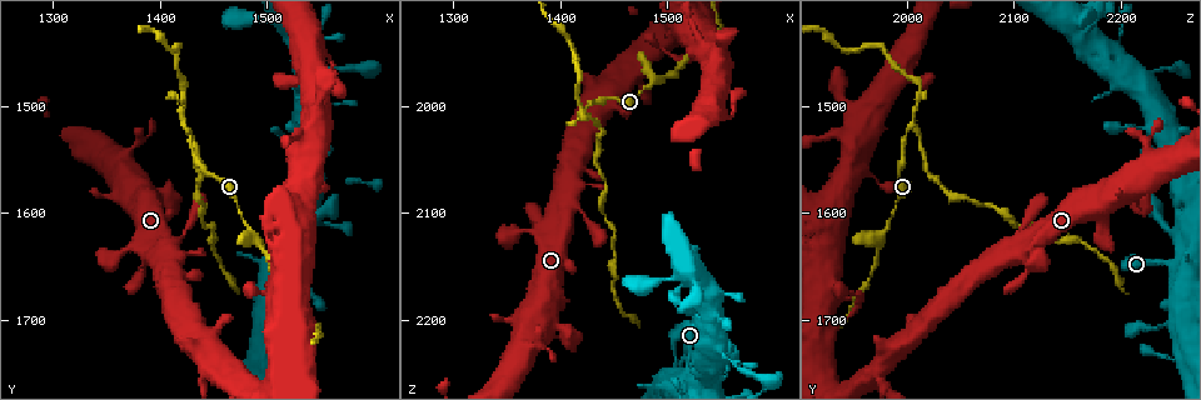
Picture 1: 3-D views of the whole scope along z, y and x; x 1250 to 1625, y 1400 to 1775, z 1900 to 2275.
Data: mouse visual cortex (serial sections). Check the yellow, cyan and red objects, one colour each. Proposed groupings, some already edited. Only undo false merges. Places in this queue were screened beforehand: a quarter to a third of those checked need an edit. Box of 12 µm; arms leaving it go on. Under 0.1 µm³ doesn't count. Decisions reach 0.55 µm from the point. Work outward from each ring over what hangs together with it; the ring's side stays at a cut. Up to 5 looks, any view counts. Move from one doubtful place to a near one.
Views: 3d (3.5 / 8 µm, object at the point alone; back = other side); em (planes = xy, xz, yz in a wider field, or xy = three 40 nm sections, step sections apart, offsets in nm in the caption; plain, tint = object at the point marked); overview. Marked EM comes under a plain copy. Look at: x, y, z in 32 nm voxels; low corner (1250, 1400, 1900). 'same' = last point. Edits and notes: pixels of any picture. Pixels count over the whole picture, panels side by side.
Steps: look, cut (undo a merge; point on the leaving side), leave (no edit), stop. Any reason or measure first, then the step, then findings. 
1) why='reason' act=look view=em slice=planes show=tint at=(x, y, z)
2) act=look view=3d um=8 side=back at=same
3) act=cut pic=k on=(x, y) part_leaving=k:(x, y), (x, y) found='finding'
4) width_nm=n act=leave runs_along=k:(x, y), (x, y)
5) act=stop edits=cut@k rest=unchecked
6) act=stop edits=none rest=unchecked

why='three arms meet' act=look view=3d um=3.5 at=(1426, 1518, 2002)

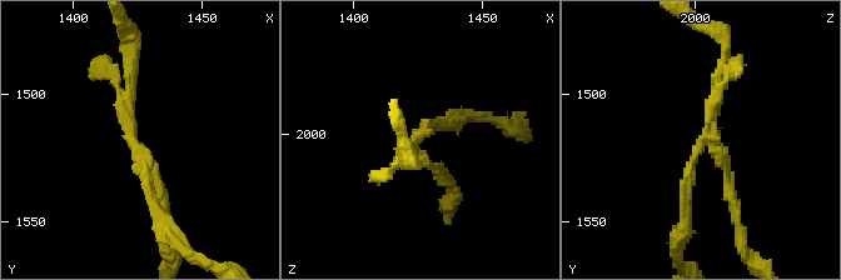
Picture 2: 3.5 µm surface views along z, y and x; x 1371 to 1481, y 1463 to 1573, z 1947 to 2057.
arms=3 arm_widths_nm=150,150,150 why='shape alone is not enough' act=look view=em slice=xy step=3 show=tint at=(1422, 1519, 2004)

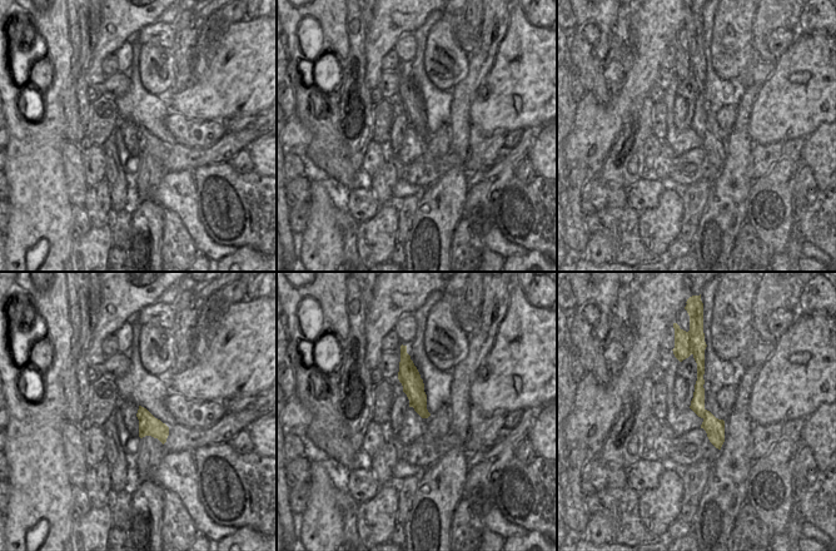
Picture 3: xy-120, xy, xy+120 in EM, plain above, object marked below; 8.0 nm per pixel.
act=cut pic=2 on=(412, 163) found='two cells meet here'

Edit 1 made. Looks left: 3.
act=look view=3d um=8 at=(1544, 1512, 1954)

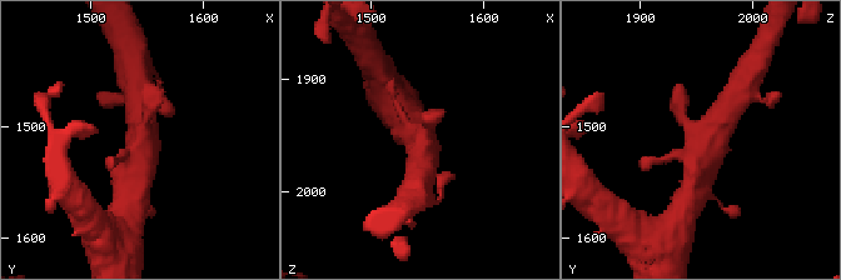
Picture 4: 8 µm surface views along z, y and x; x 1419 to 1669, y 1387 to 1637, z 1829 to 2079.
why='need the tissue' act=look view=em slice=xy step=5 show=tint at=(1548, 1514, 1958)

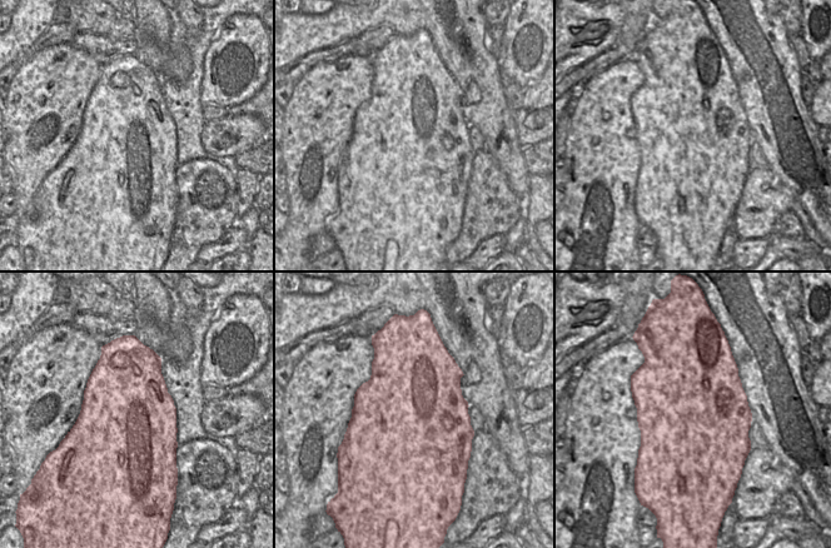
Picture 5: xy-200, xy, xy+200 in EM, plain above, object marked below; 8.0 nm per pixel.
act=leave runs_along=4:(692, 191), (702, 139), (716, 124) found='one cell here'

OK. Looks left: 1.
act=stop edits=cut@2 rest=unchecked

